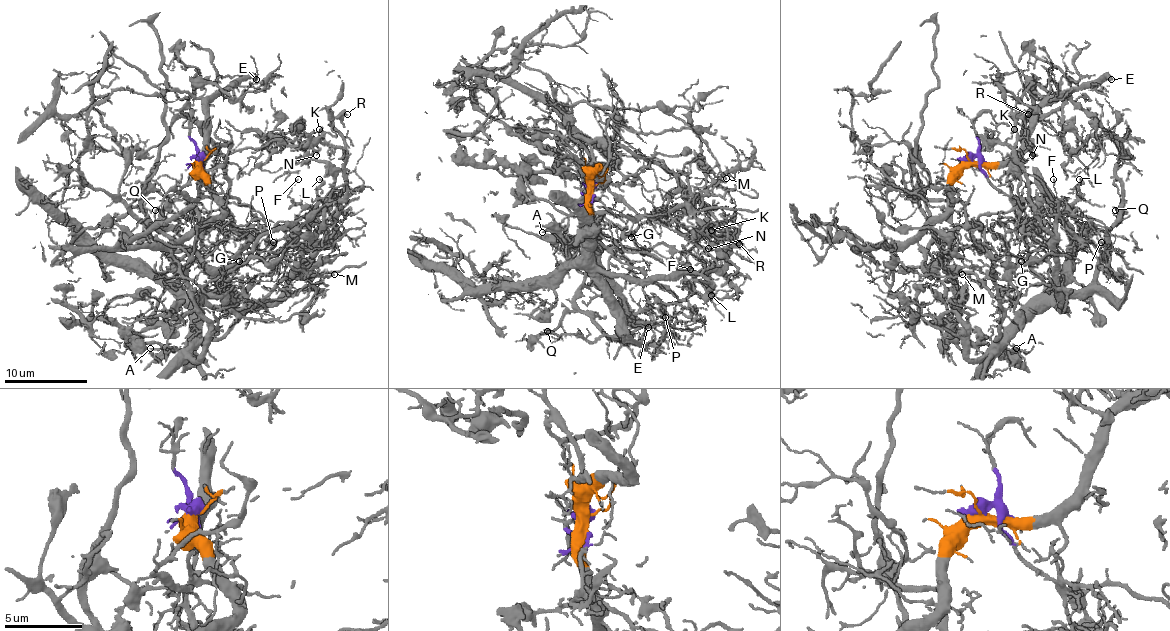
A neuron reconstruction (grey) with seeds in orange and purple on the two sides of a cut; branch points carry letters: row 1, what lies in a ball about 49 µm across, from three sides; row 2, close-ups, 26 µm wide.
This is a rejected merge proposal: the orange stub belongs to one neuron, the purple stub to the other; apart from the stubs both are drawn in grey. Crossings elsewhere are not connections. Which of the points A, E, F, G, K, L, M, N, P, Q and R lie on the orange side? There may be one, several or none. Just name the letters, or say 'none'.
E, M, N

